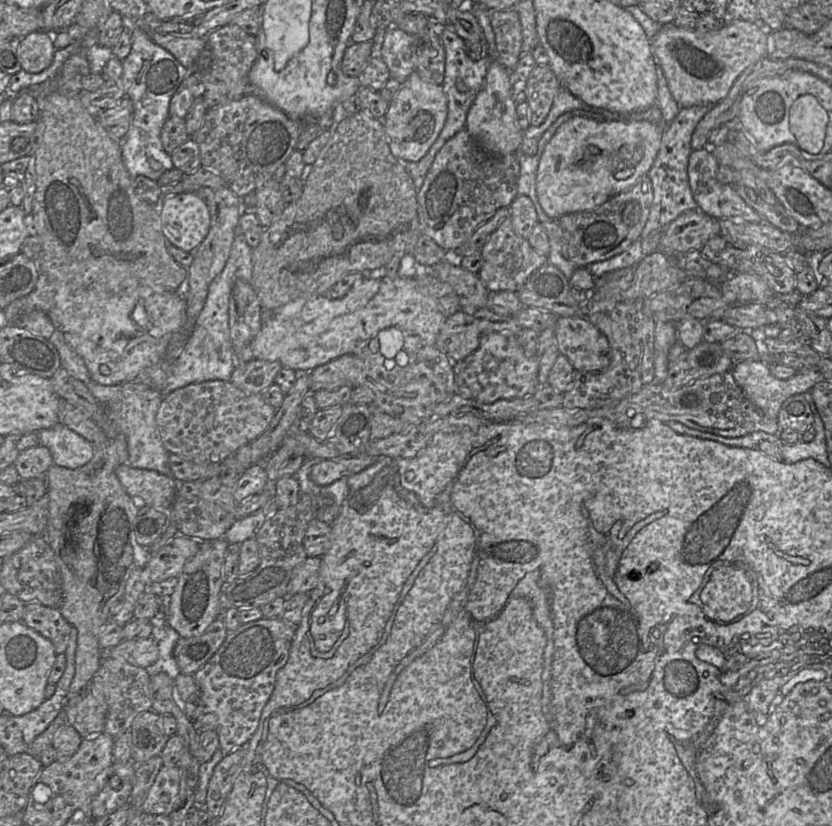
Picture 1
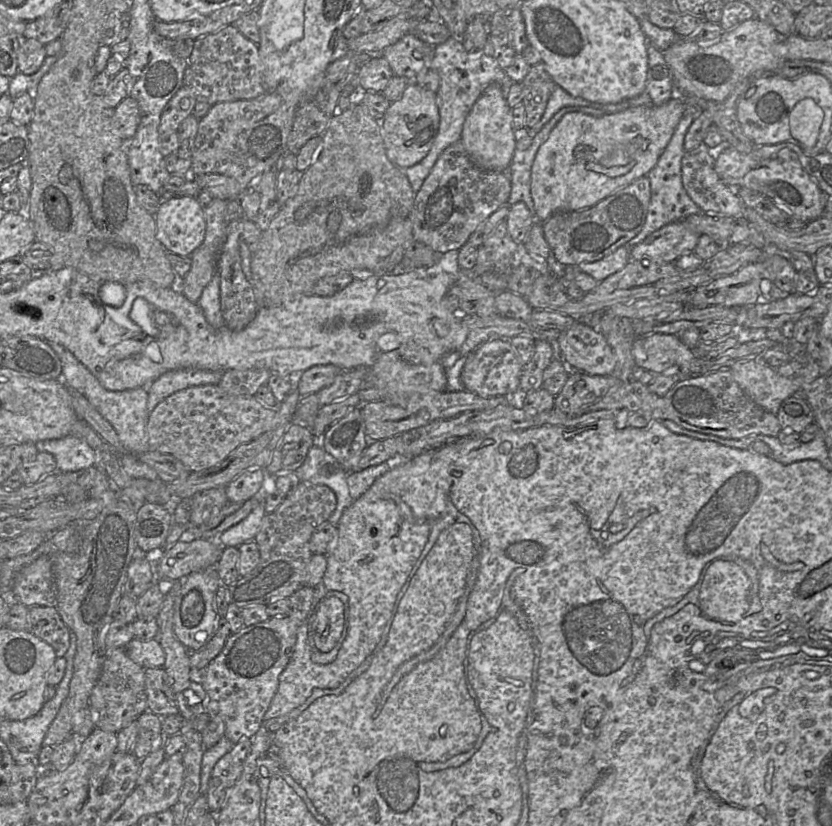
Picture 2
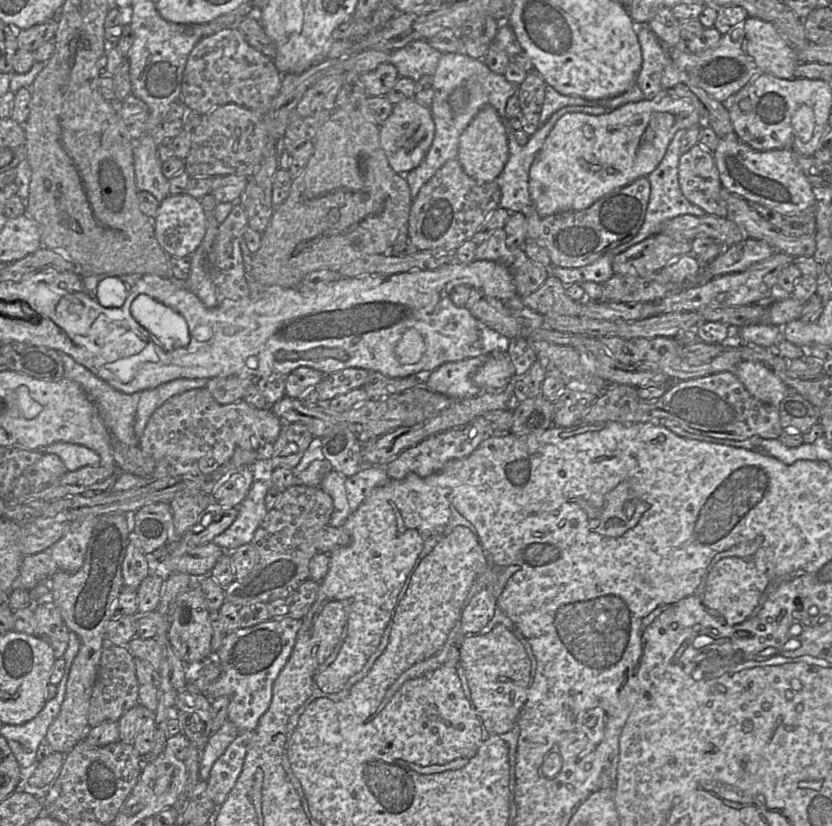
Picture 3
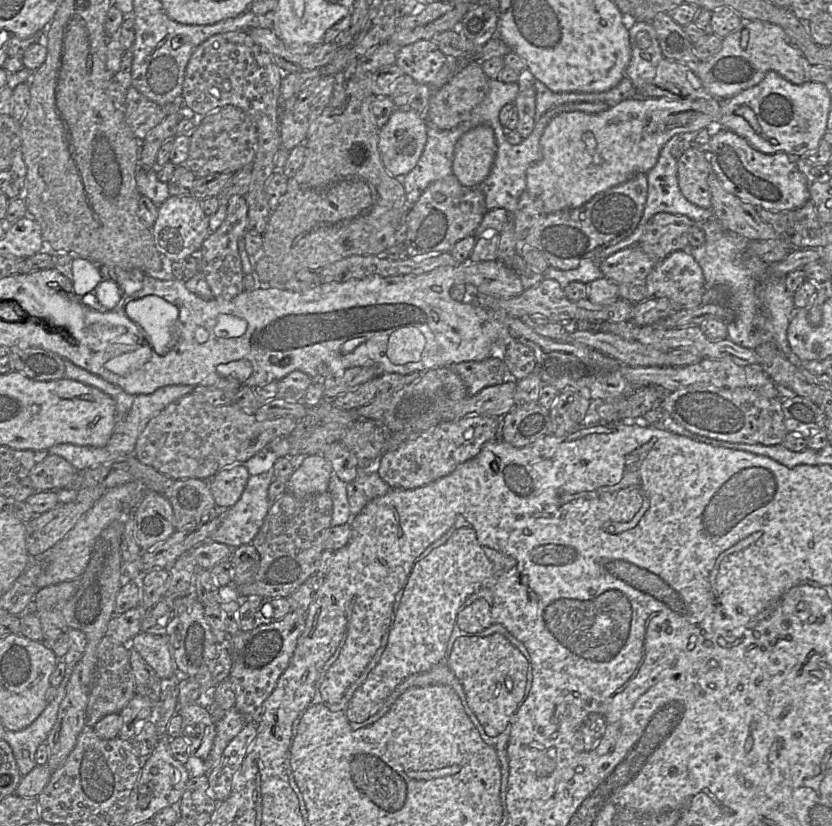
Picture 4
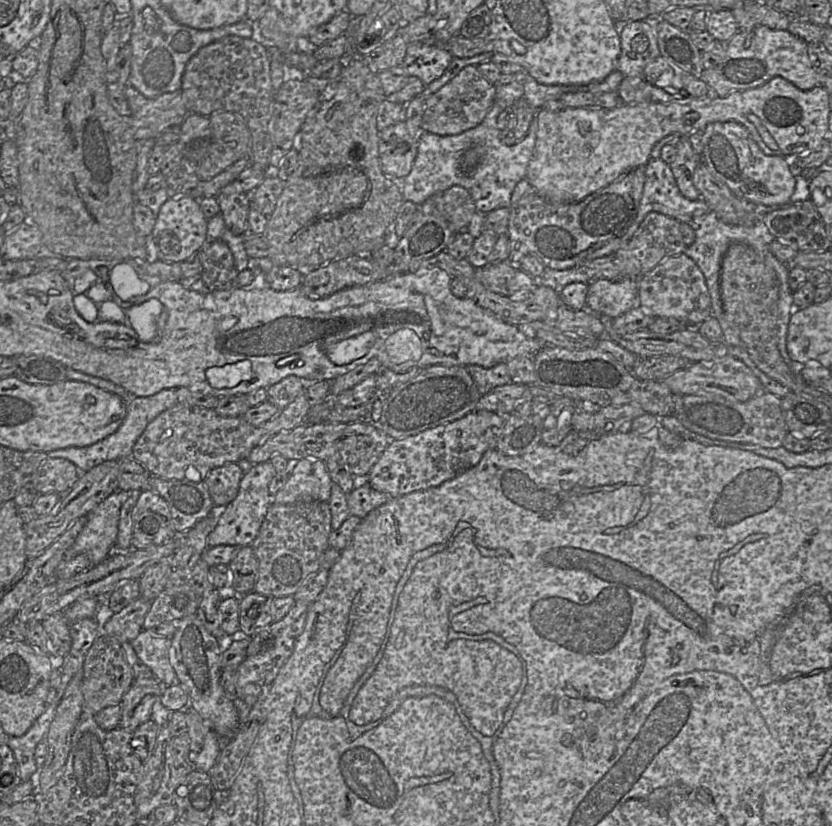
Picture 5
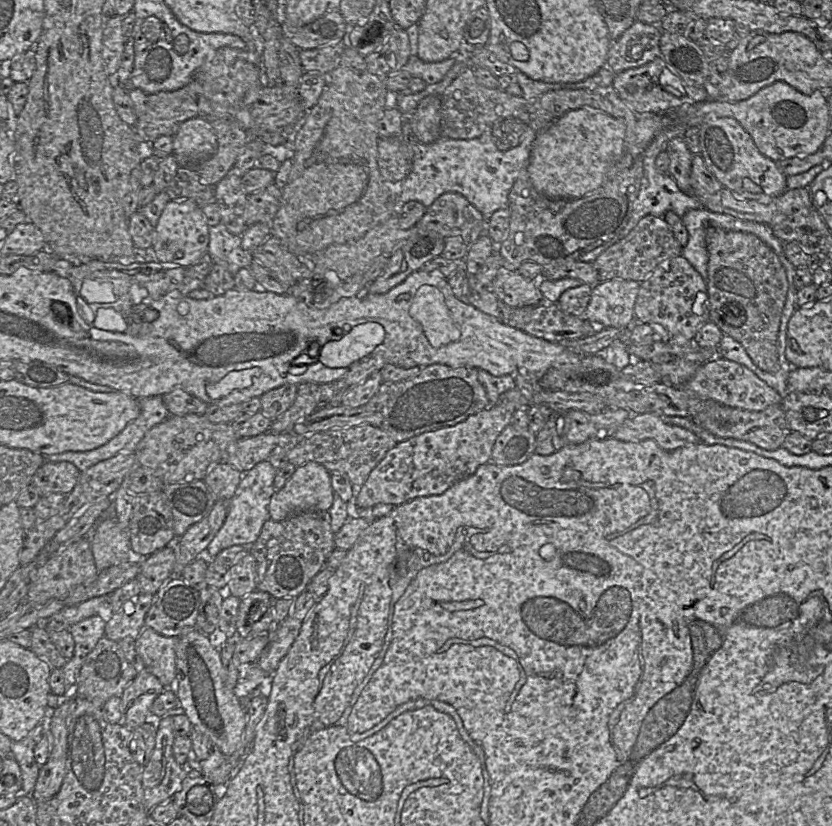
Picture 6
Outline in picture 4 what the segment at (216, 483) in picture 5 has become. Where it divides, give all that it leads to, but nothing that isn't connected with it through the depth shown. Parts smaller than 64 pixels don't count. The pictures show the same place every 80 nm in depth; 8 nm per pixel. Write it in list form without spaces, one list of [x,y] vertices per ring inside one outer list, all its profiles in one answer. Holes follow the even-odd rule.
[[[235,463],[216,473],[208,482],[216,506],[232,507],[241,497],[249,477],[243,463]]]

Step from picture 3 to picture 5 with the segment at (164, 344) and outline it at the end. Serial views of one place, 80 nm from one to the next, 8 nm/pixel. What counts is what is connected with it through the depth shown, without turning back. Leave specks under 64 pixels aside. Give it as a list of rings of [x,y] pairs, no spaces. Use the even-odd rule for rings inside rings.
[[[152,298],[124,310],[139,341],[149,343],[157,338],[157,320],[163,309],[164,306],[158,299]]]

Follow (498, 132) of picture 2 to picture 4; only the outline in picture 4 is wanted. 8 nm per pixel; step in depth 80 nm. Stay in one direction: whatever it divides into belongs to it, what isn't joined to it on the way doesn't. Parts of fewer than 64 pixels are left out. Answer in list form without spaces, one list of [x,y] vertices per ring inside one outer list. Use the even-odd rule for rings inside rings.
[[[484,124],[476,126],[464,133],[456,143],[453,174],[464,186],[478,186],[489,175],[496,151],[493,129]]]

